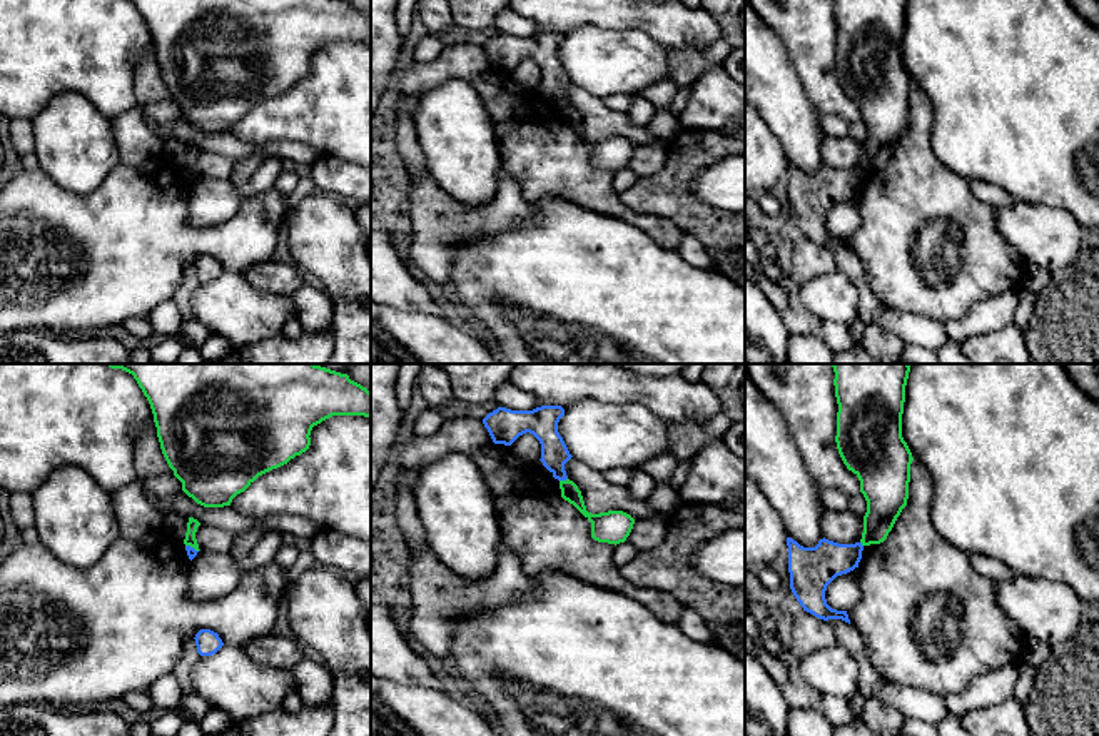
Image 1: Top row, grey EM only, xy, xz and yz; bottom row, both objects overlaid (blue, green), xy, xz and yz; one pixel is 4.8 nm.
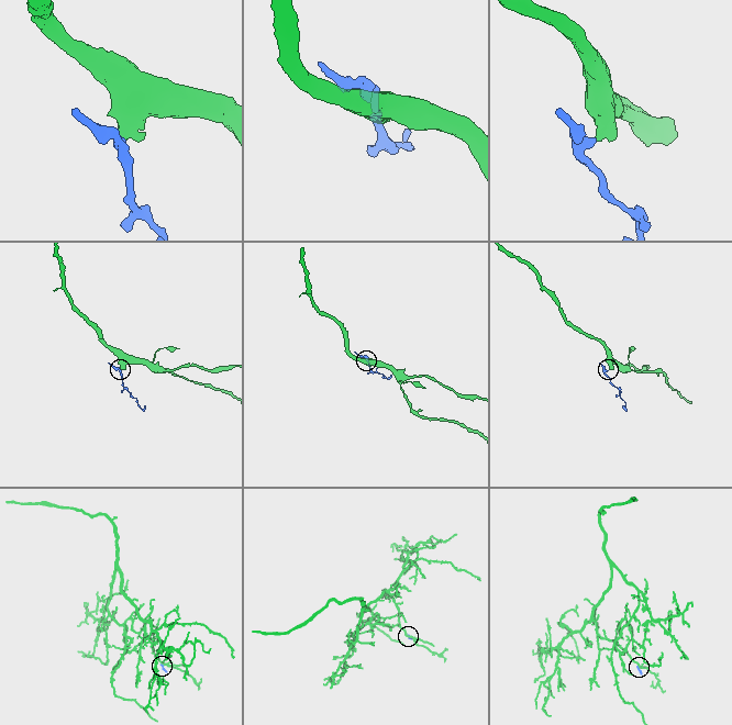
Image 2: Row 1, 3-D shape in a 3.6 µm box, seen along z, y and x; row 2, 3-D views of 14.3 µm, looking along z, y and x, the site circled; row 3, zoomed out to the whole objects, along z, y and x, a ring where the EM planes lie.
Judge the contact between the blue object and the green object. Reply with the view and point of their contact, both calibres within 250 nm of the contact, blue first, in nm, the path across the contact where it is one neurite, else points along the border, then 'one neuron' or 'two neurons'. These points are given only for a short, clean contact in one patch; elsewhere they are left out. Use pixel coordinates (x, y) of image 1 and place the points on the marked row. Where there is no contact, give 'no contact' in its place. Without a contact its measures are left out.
contact xz (563, 479); calibres 140 and 90 nm; border xz (567, 478), (560, 481); two neurons

